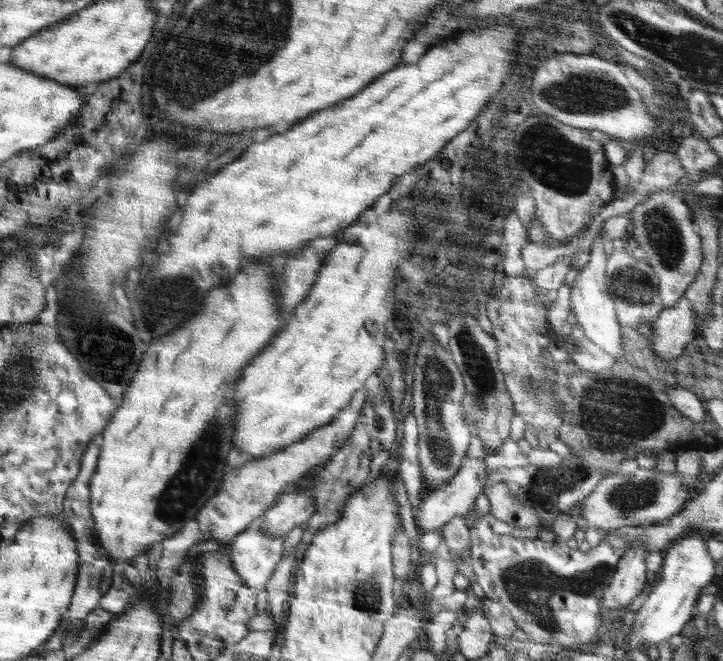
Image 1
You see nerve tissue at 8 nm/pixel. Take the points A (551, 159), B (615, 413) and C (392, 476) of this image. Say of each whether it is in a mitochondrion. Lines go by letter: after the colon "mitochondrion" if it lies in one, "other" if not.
A: mitochondrion
B: mitochondrion
C: other

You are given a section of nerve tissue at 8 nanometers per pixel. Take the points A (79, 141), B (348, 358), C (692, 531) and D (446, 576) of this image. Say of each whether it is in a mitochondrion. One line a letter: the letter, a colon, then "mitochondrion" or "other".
A: other
B: other
C: other
D: other

